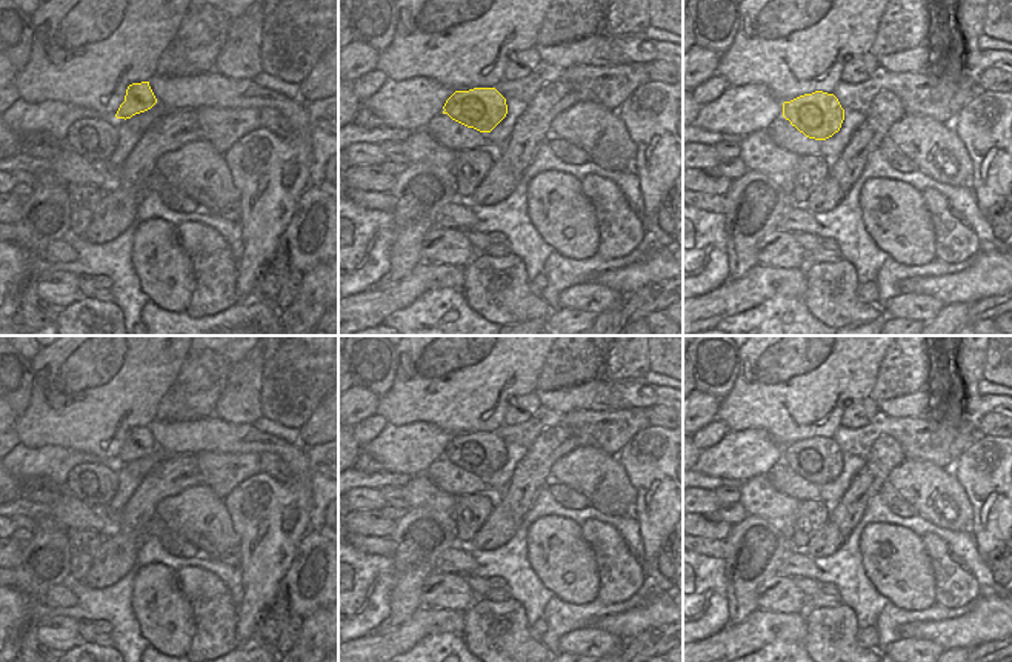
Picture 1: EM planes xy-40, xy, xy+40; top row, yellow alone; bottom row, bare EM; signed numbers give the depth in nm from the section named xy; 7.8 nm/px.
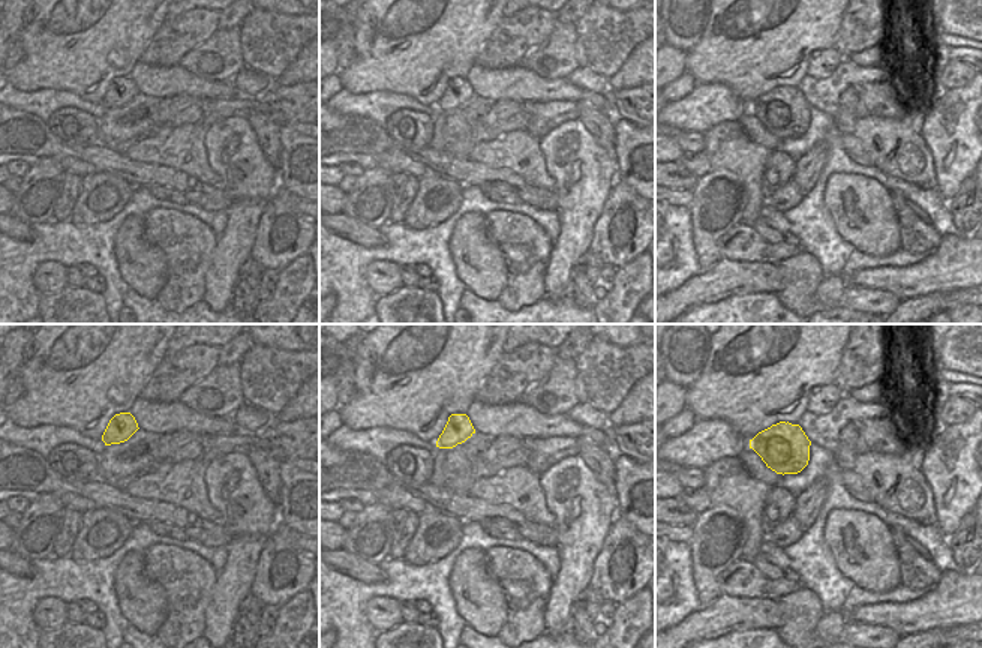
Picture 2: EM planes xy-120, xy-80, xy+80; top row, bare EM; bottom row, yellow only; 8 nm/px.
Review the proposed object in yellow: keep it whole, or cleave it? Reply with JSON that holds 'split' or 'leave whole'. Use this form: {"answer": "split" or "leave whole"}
{"answer": "split"}

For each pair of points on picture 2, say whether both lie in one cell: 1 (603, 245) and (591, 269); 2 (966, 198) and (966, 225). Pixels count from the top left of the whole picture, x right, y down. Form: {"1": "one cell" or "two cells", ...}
{"1": "two cells", "2": "one cell"}

